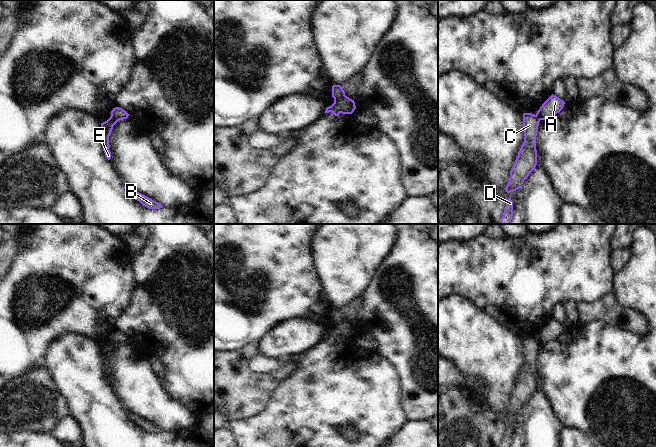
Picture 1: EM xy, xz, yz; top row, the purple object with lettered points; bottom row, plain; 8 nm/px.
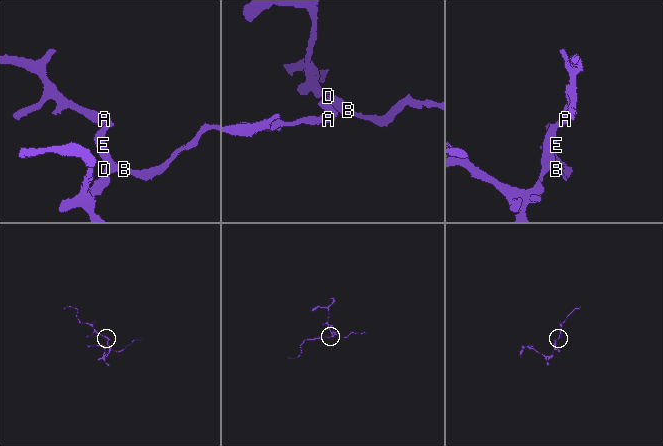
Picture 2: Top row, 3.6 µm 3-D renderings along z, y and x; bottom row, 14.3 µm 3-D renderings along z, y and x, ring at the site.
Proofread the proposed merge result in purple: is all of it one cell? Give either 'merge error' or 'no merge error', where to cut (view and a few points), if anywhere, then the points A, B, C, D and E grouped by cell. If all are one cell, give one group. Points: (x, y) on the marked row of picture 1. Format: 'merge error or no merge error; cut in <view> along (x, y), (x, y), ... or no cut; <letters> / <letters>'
merge error; cut in xz along (345, 95), (334, 100); A / B C D E

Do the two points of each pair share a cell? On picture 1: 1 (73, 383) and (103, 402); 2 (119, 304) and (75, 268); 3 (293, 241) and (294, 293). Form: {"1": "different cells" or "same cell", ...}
{"1": "same cell", "2": "same cell", "3": "same cell"}

